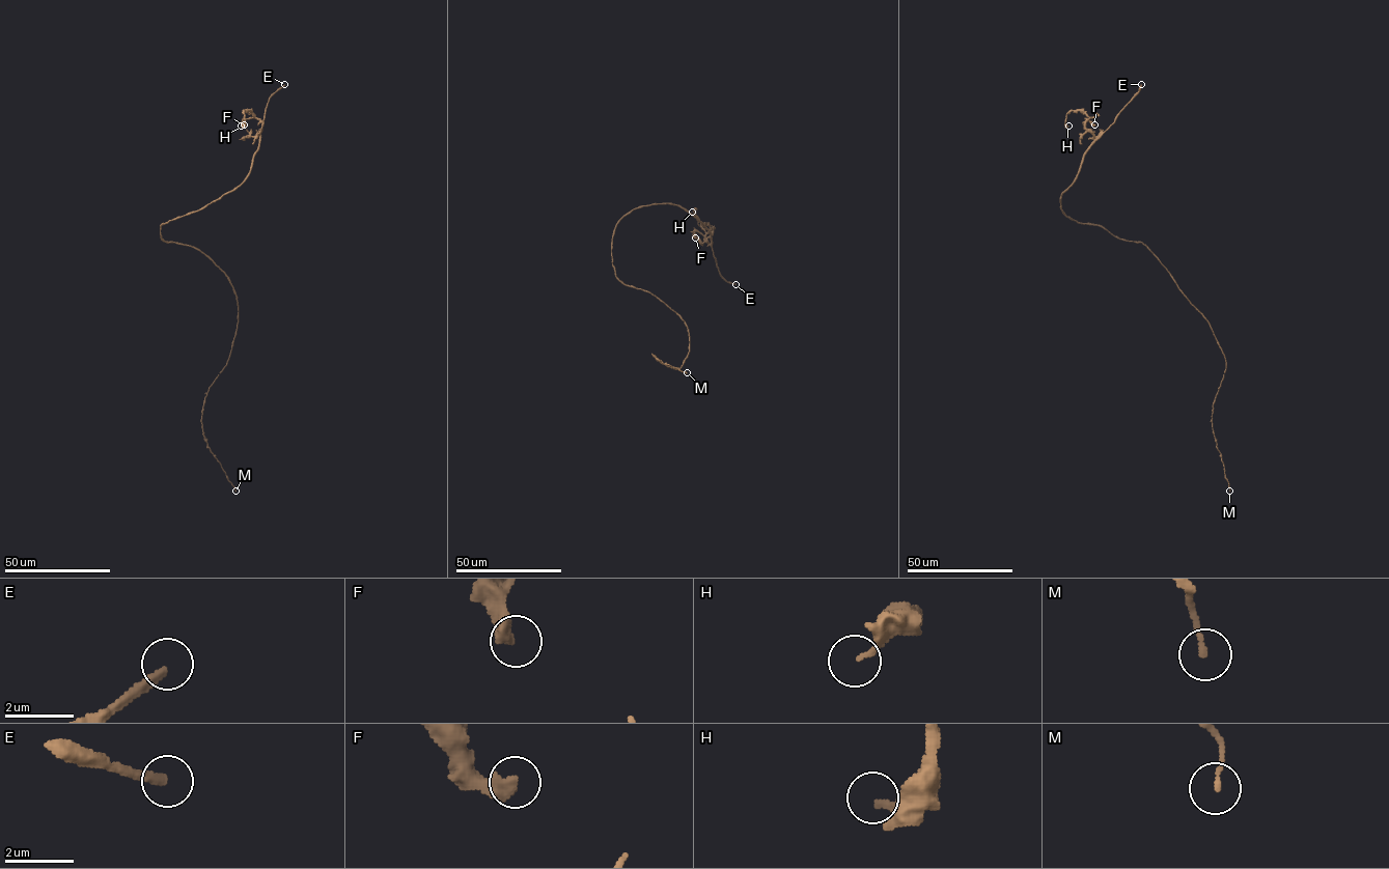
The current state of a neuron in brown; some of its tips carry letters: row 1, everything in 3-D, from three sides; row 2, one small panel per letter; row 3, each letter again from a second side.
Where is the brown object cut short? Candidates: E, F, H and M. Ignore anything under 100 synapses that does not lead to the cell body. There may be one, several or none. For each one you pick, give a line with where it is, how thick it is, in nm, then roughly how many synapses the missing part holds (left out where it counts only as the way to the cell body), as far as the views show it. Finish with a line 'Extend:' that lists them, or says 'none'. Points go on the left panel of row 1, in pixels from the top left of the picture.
E: place (284, 84); calibre 240 nm; 150 synapses
Extend: E

